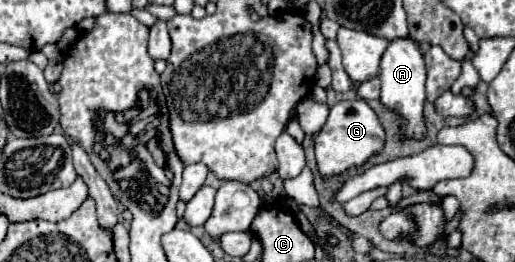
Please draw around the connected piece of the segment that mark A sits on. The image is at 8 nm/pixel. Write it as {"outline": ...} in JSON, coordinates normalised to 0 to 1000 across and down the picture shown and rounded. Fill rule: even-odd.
{"outline":[[[800,141],[761,149],[753,187],[742,210],[738,309],[742,309],[738,385],[757,416],[777,424],[777,439],[788,462],[788,515],[792,523],[819,531],[827,515],[827,485],[819,462],[819,416],[823,416],[823,385],[827,385],[827,347],[823,347],[827,248],[823,248],[823,218],[816,195],[816,164],[804,156]]]}

